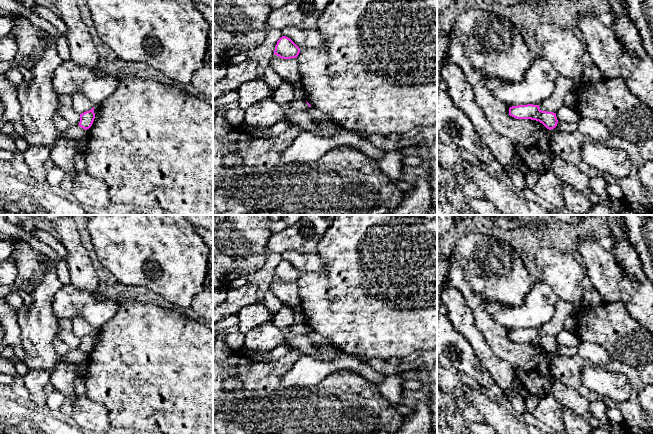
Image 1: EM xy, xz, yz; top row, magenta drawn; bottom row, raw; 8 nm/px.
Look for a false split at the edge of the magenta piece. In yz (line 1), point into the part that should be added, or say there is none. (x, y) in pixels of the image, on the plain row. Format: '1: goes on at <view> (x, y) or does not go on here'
1: does not go on here

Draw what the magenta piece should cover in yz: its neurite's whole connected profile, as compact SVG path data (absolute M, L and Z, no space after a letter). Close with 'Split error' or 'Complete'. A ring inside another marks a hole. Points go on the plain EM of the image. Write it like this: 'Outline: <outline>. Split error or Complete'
Outline: M533 328L512 330L509 332L509 339L516 343L539 345L549 354L554 353L558 347L556 337L542 335L539 329Z. Complete

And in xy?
Outline: M94 331L91 334L80 338L80 346L78 350L85 354L89 353L92 350L93 345L95 343L95 337L93 334Z. Complete

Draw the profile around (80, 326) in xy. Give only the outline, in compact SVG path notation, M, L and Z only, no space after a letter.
M76 315L72 317L71 320L72 320L71 331L79 339L93 332L91 325L84 317Z

